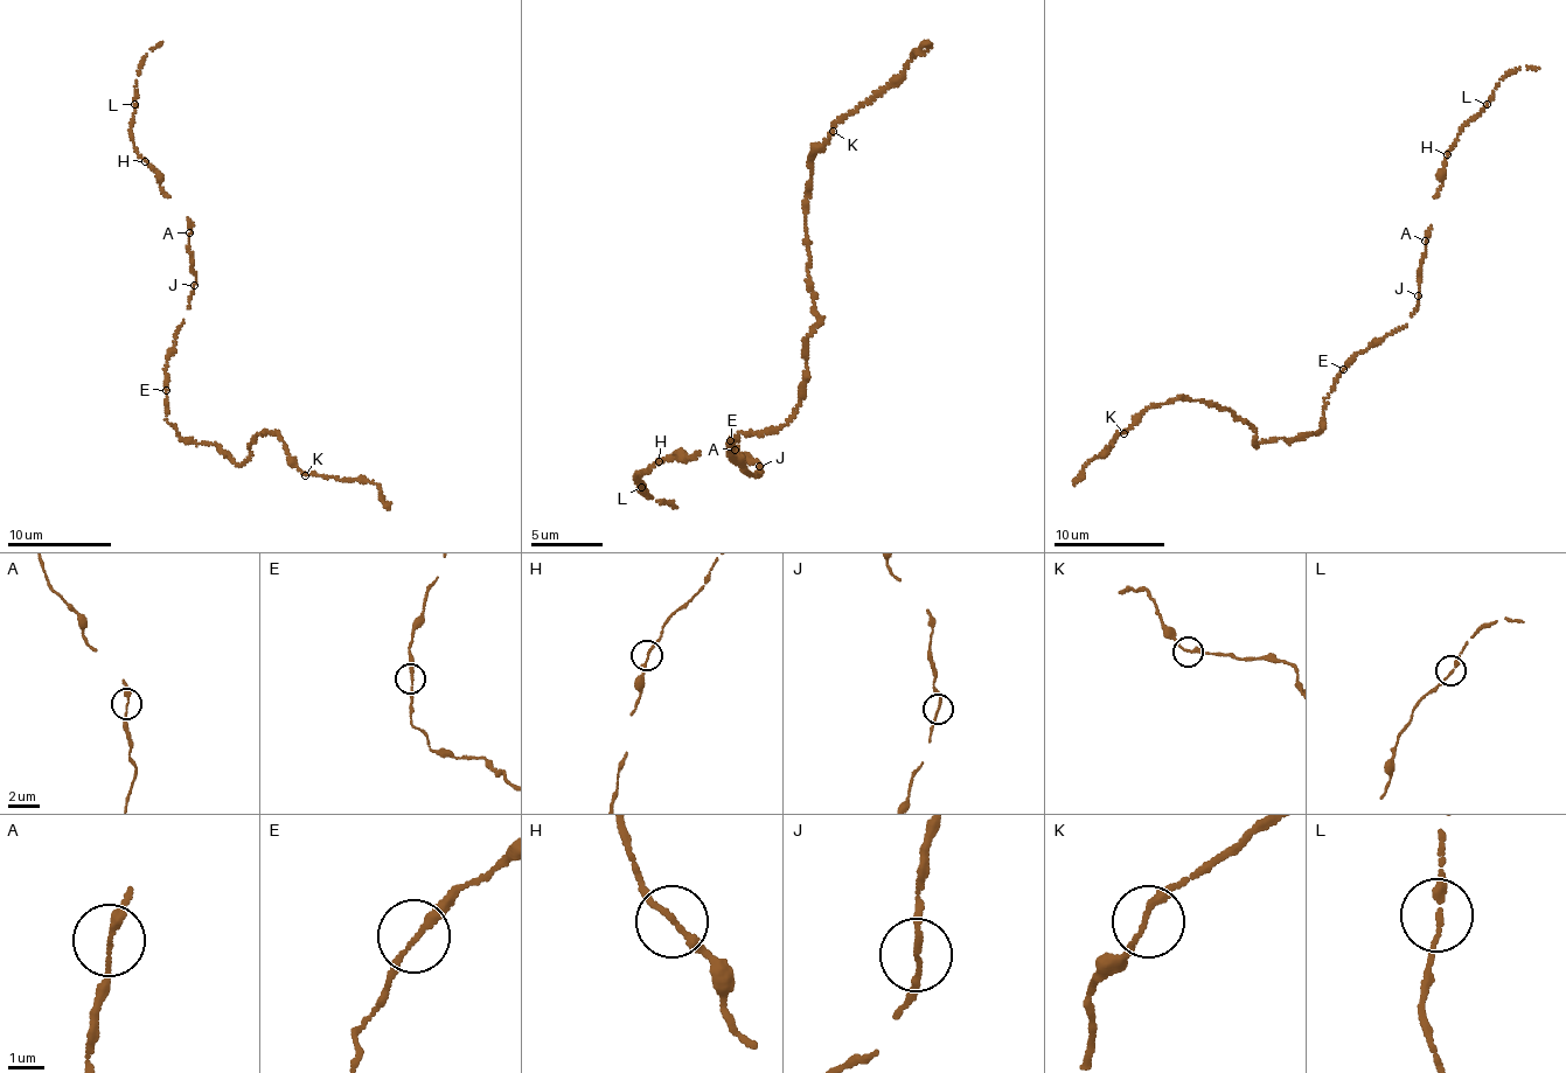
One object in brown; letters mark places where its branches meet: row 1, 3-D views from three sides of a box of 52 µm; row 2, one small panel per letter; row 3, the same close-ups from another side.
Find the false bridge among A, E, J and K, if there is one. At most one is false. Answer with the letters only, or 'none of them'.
none of them

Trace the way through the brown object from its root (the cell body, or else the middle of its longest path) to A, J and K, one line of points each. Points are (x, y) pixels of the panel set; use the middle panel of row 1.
A: (736, 440), (732, 437), (729, 445), (731, 458), (760, 474), (757, 460), (735, 451)
J: (736, 440), (732, 437), (729, 445), (731, 458), (754, 475), (757, 472), (760, 474), (758, 467)
K: (736, 440), (785, 425), (800, 402), (807, 335), (821, 321), (808, 272), (805, 202), (813, 152), (833, 131)

